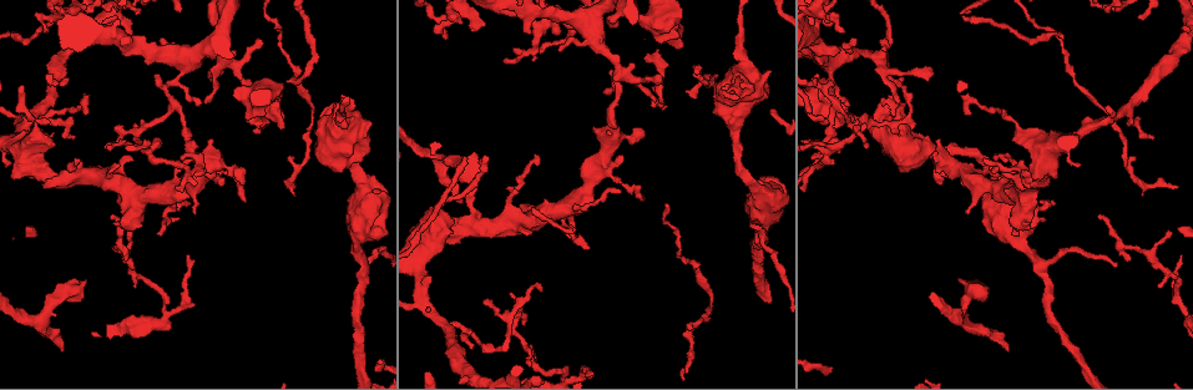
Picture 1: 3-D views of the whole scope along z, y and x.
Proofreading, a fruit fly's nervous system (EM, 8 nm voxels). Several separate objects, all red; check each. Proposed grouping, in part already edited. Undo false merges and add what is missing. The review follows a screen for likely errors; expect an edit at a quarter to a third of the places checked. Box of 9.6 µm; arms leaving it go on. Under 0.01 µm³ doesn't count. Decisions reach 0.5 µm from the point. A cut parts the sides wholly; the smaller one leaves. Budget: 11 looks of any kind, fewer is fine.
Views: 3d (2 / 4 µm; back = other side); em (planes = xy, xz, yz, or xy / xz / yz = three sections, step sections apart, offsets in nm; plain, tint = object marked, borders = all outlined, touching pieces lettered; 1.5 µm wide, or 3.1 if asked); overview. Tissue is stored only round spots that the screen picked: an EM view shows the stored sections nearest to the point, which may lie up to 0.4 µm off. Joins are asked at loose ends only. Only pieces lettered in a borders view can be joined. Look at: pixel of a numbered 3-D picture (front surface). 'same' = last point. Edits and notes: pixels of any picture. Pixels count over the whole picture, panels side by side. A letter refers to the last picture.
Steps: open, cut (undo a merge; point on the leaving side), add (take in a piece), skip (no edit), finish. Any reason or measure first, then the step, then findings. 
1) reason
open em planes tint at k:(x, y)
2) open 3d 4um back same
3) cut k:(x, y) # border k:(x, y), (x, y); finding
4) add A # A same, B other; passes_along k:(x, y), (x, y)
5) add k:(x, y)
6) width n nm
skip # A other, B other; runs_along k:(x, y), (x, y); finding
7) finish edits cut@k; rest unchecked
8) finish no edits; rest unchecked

branch stops here
open 3d 4um at 1:(981, 222)

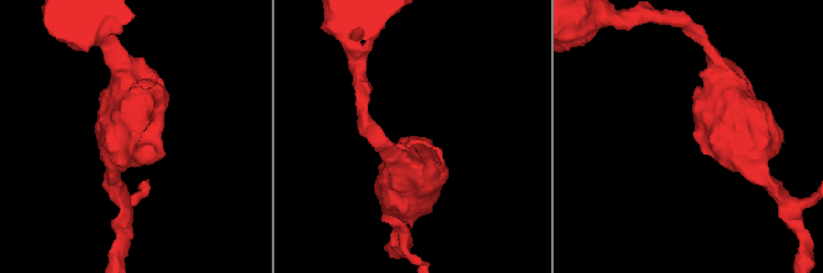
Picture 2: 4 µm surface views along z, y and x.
need the tissue
open em xy step 4 tint at 2:(693, 137)

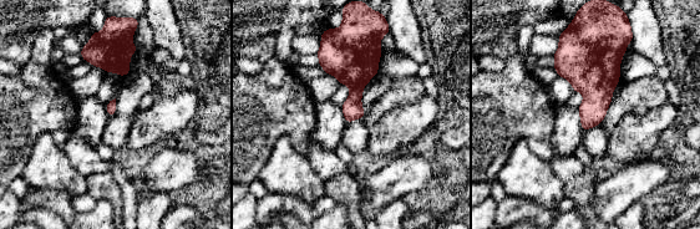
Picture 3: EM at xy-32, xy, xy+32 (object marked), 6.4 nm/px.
cut it another way
open em planes borders same

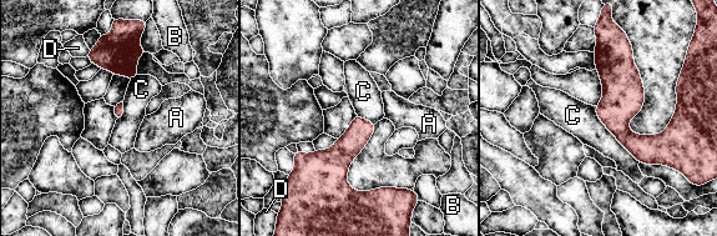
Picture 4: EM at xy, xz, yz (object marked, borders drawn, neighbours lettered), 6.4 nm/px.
skip # A other, B other, C other, D other; no lettered piece goes on from it

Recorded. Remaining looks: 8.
branch stops here
open 3d 2um at 1:(1175, 188)

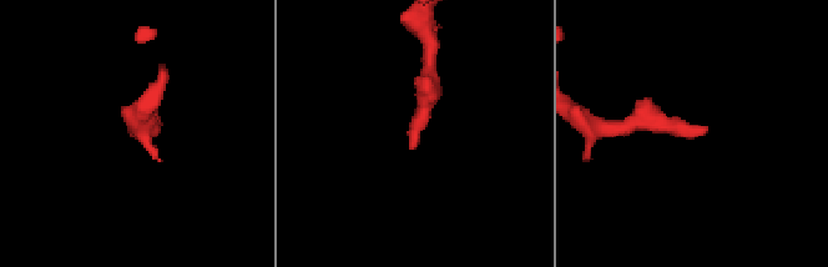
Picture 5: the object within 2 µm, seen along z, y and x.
shape alone is not enough
open em planes borders at 5:(128, 132)

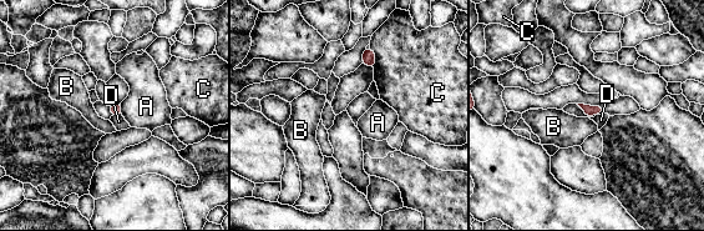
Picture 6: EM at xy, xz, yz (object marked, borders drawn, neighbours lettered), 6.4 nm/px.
longest_contact C 150 nm
skip # A other, B other, C other, D other; none of them fits

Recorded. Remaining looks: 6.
thin end
open em planes borders at 1:(587, 247)

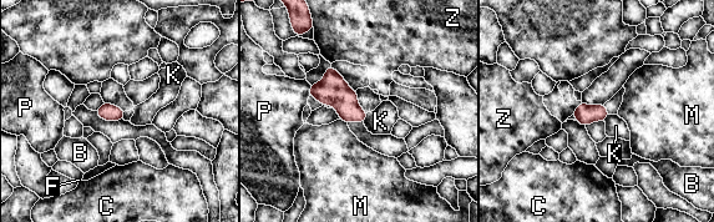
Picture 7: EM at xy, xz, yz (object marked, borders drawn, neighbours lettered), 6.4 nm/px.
skip # B other, C other, F other, K other, M other, P other, Z other; border 7:(368, 112), (363, 121); none of them fits

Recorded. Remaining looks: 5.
tapers out
open em yz step 4 tint at 1:(1168, 231)

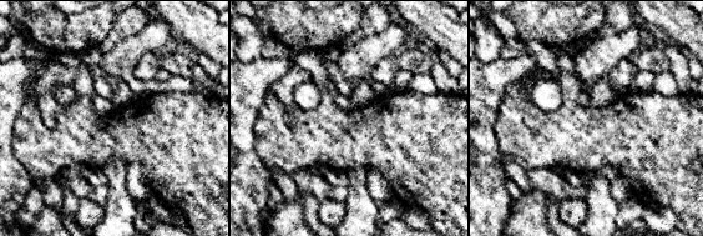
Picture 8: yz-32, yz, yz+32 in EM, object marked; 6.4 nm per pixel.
another direction
open em planes borders same

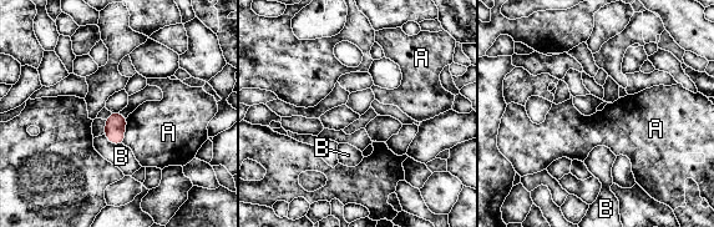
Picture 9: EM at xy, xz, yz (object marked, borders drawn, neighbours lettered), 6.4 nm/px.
skip # A other, B other; border 9:(127, 117), (125, 136), (121, 142); none of them fits

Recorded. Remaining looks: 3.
finish no edits; rest unchecked

